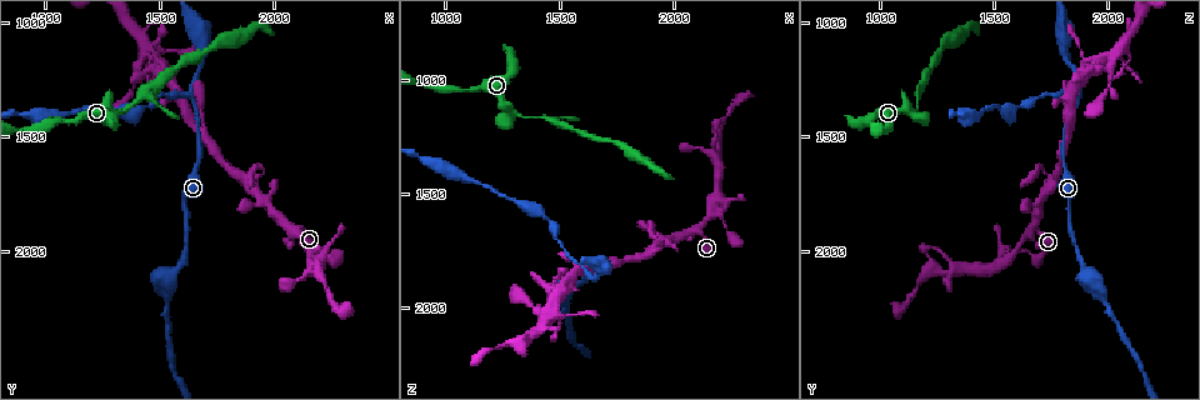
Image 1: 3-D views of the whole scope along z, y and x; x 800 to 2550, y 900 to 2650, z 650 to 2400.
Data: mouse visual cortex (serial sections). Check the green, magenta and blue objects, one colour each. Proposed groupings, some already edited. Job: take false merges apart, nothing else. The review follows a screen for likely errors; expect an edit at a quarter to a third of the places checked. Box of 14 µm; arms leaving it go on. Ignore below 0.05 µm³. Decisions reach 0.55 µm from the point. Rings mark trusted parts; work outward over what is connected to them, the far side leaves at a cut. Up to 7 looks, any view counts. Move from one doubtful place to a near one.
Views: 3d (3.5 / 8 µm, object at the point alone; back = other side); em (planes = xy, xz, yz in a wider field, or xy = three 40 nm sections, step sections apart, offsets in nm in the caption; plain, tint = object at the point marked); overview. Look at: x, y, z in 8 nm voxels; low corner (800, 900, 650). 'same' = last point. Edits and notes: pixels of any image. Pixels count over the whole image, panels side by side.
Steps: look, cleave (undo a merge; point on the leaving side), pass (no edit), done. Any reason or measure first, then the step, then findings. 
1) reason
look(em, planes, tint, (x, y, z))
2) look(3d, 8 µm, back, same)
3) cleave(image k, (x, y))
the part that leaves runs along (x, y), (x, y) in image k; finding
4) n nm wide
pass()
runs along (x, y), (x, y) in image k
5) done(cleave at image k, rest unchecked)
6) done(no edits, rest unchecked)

branch point
look(3d, 3.5 µm, (1630, 1320, 1860))

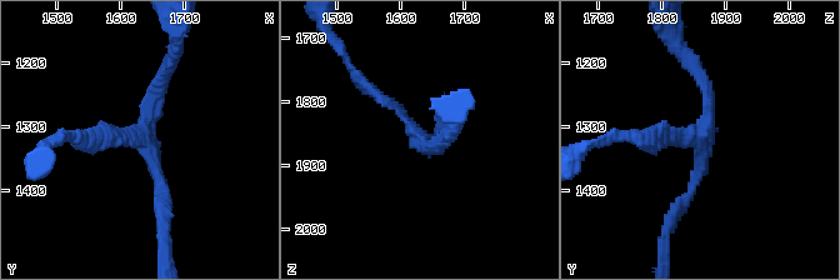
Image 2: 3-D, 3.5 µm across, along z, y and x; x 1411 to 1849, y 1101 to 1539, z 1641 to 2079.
look(em, planes, tint, (1635, 1325, 1860))

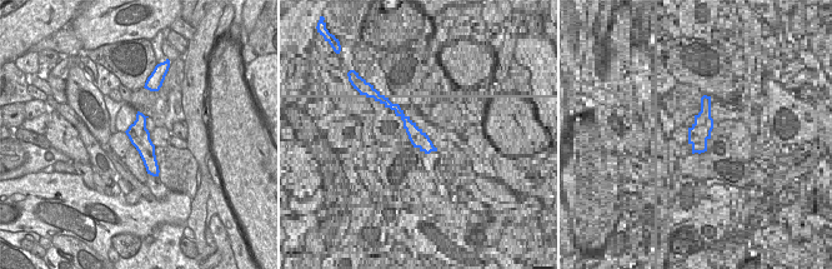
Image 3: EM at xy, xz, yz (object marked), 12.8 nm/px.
3 arms
pass()
runs along (163, 214), (136, 134), (83, 138) in image 2; all the same cell

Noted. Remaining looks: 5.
arms part here
look(3d, 3.5 µm, (2180, 2050, 1520))

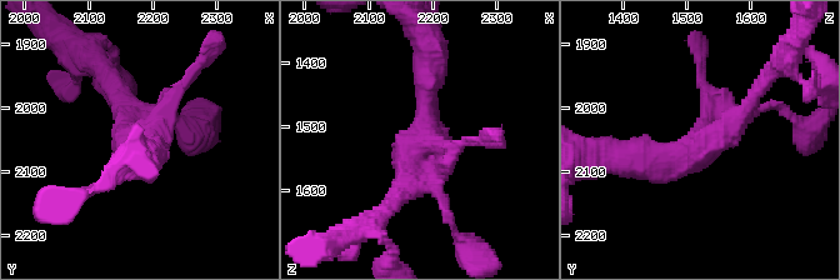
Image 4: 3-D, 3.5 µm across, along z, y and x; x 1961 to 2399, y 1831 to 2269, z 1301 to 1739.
look(em, xy, step 2, tint, (2185, 2045, 1525))

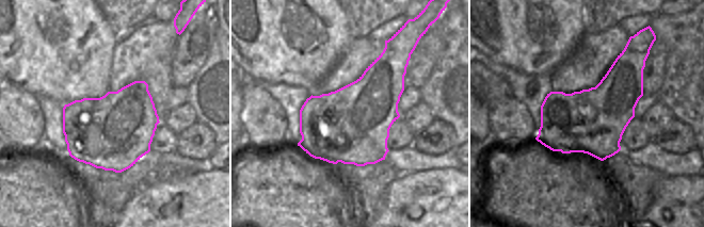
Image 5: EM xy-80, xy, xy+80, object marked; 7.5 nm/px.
pass()
runs along (759, 89), (691, 154), (628, 158) in image 4; all the same cell

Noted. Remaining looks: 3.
four or more arms meet
look(3d, 3.5 µm, (1450, 1140, 2030))

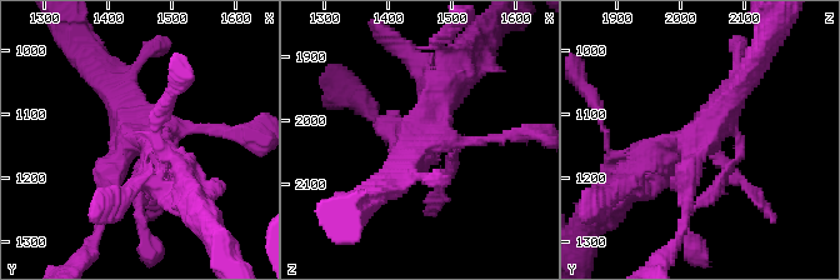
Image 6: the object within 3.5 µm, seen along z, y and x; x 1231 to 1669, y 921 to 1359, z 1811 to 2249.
look(em, planes, tint, (1440, 1135, 2020))

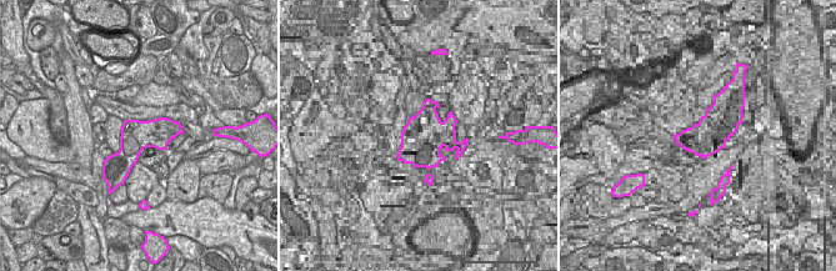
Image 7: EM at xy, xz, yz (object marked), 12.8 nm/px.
pass()
runs along (646, 191), (746, 80) in image 6; continuous, no second cell

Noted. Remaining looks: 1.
done(no edits, rest unchecked)

